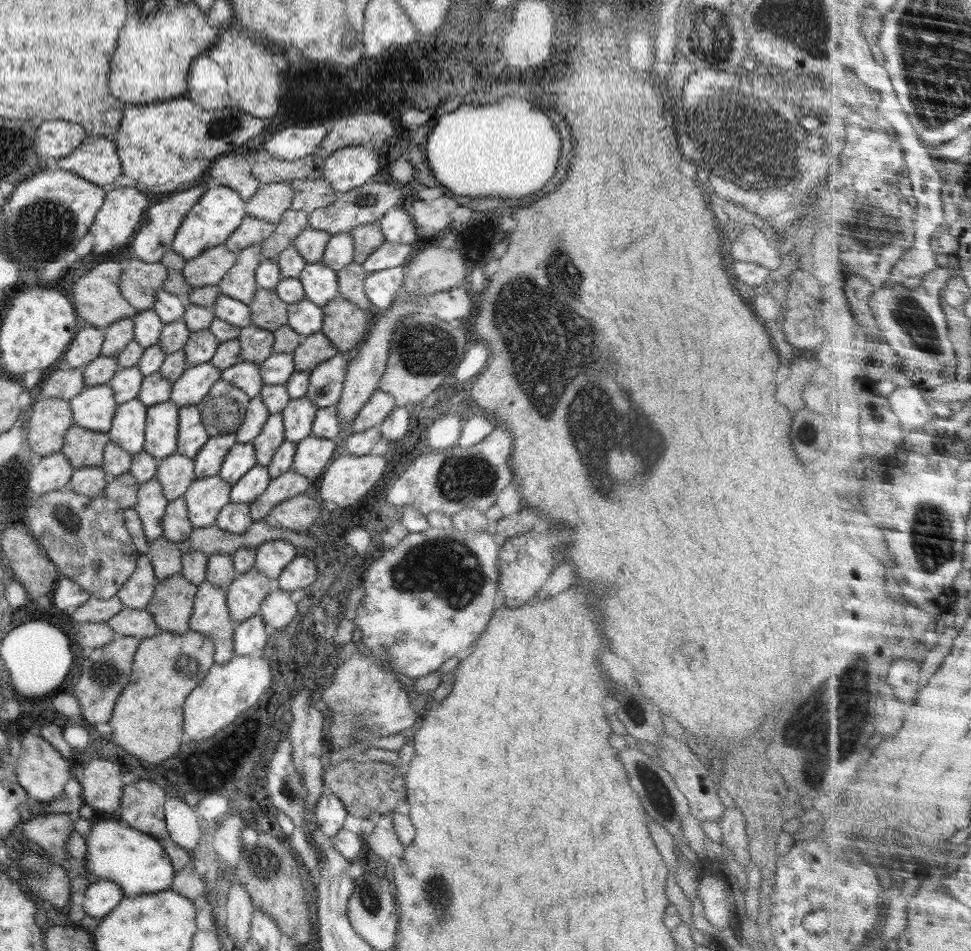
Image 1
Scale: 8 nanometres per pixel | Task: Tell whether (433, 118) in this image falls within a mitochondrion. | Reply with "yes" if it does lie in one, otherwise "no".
no

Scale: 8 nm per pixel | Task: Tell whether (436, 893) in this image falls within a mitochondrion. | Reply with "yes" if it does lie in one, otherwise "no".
yes

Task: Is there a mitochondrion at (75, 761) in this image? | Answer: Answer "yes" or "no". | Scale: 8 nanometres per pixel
no

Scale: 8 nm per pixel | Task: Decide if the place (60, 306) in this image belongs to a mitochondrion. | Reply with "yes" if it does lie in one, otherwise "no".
no

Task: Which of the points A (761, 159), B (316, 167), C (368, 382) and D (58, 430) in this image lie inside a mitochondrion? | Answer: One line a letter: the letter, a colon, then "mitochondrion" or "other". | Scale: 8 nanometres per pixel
A: mitochondrion
B: other
C: other
D: other

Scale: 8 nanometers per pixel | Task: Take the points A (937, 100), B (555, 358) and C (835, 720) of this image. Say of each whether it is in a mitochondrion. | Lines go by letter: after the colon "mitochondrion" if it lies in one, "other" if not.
A: mitochondrion
B: mitochondrion
C: mitochondrion

